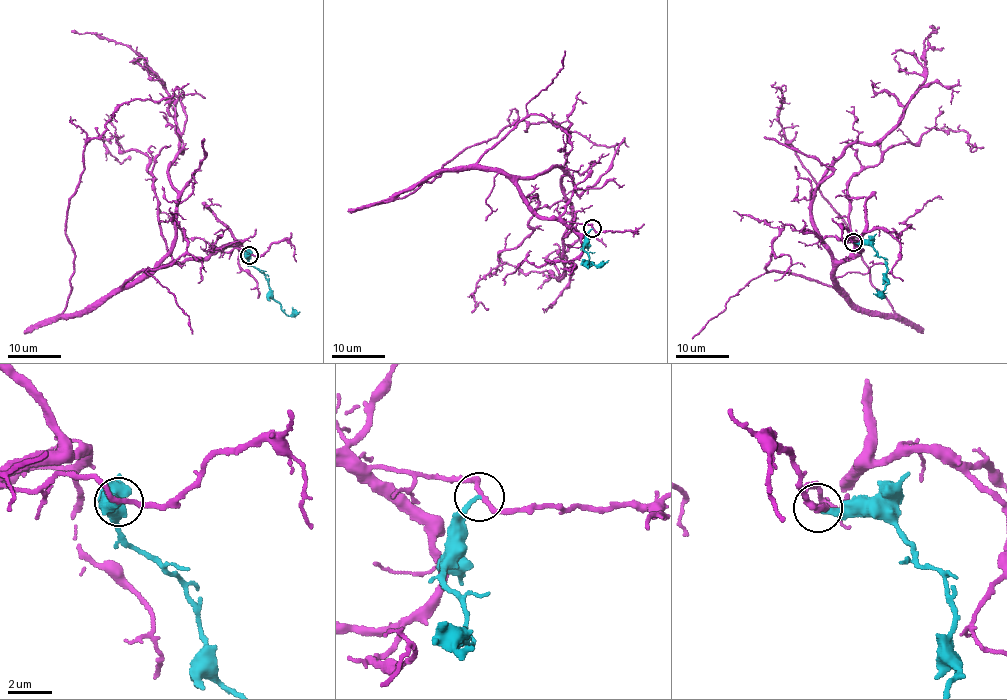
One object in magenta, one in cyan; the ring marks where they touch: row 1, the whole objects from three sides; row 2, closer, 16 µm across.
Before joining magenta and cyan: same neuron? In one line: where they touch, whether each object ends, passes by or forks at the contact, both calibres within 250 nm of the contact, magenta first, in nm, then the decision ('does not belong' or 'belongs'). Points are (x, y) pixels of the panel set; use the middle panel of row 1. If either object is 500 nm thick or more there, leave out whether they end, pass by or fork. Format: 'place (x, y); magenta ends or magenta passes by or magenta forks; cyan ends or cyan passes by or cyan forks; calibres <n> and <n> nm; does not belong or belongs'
place (592, 228); magenta passes by; cyan ends; calibres 200 and 200 nm; does not belong

